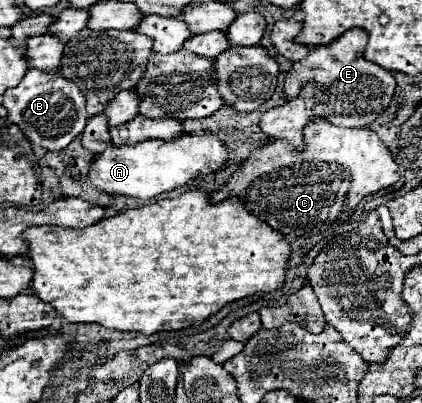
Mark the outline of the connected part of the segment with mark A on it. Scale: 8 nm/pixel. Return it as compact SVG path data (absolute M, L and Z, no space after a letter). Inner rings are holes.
M182 134L172 140L144 140L134 146L108 146L92 160L88 176L92 180L92 186L106 194L150 200L162 192L184 186L190 178L214 172L230 158L232 154L216 136Z

